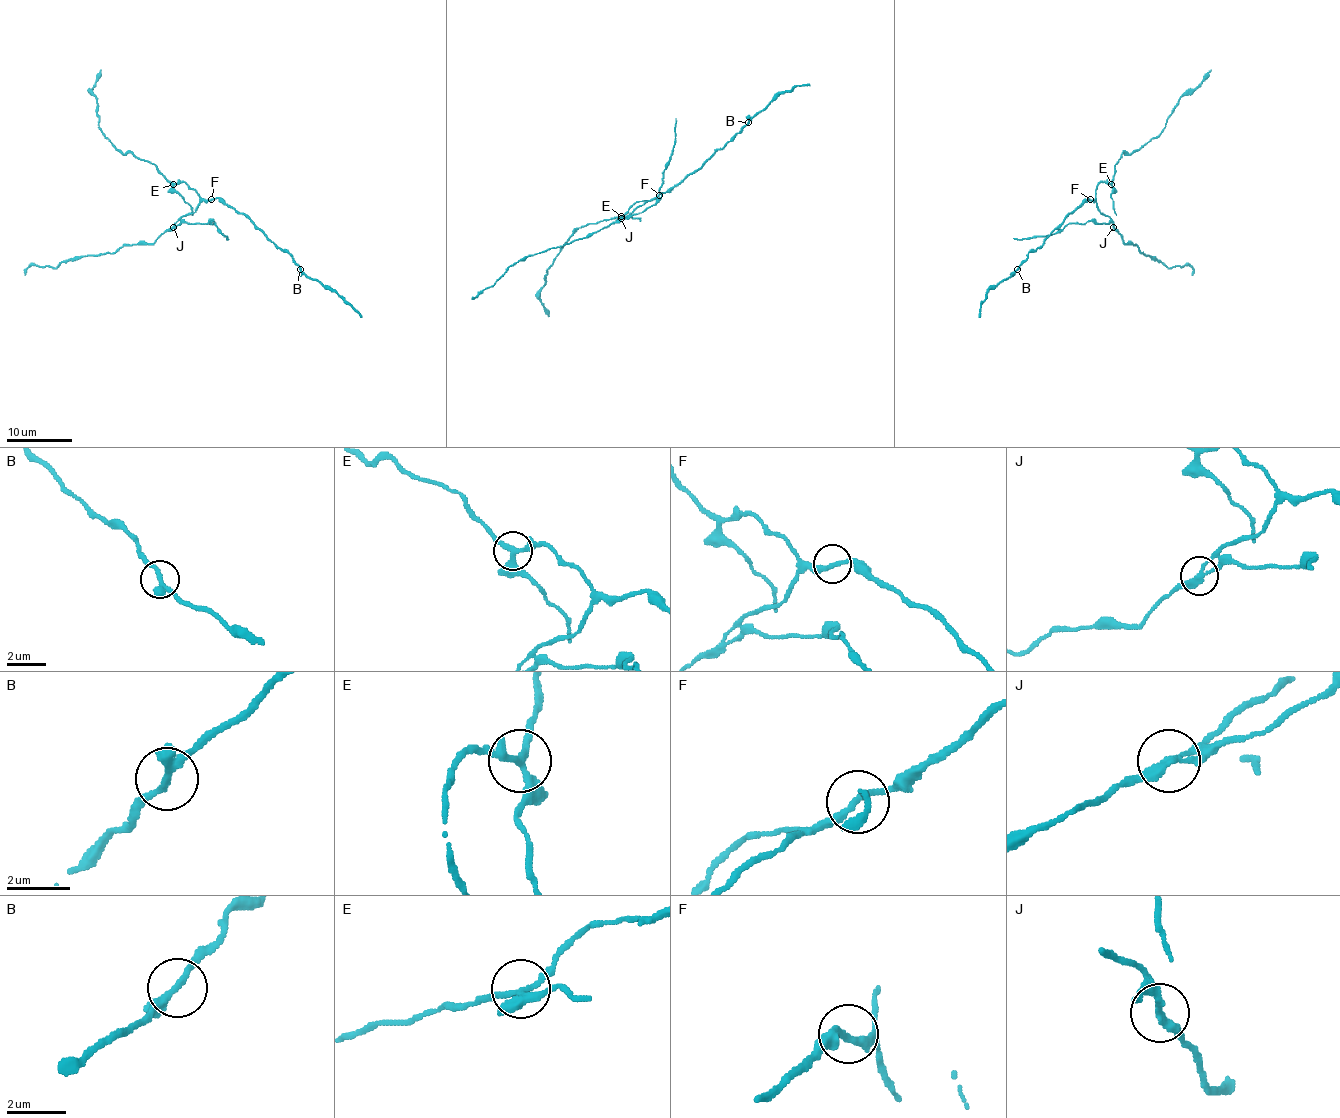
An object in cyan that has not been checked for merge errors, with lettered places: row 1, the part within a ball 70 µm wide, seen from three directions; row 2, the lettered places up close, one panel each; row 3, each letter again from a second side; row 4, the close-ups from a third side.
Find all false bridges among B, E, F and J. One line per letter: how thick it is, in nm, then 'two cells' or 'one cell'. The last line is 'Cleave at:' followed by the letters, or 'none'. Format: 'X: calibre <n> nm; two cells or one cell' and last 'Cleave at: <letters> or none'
B: calibre 200 nm; one cell
E: calibre 220 nm; two cells
F: calibre 220 nm; one cell
J: calibre 260 nm; two cells
Cleave at: E, J

